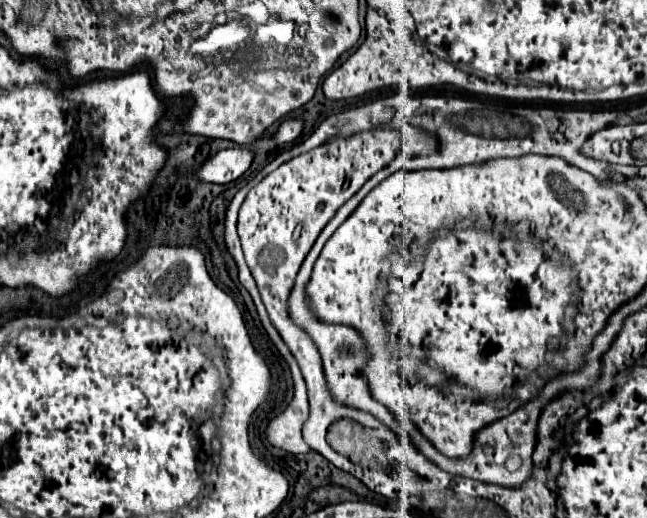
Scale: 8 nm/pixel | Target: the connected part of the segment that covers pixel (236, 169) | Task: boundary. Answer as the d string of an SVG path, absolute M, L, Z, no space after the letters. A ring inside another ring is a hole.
M228 148L206 160L196 176L204 182L226 184L240 178L252 164L254 154L248 148Z

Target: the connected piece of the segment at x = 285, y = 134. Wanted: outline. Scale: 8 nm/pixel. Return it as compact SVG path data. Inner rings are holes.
M286 120L272 138L276 142L292 142L300 136L300 132L302 132L302 120Z

